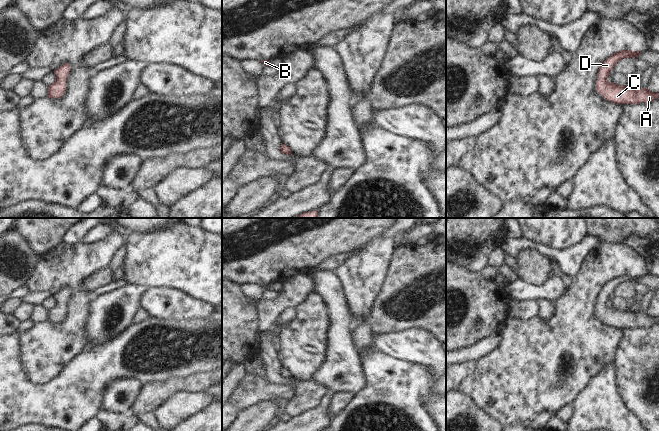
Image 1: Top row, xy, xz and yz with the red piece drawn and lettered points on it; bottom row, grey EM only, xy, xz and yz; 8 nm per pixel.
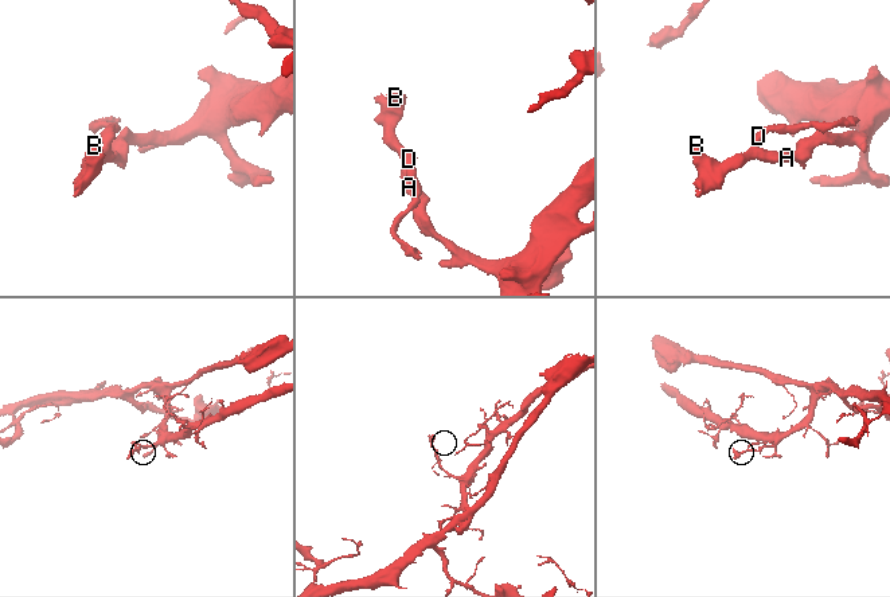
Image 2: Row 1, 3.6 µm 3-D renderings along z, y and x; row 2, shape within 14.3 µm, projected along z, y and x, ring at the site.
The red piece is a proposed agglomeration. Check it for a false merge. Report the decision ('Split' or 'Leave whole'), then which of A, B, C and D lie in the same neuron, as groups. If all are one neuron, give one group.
Leave whole. Groups: A B C D.

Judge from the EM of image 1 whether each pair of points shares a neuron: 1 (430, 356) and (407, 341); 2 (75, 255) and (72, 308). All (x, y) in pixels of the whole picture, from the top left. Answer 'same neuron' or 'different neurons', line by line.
1: same neuron
2: same neuron

